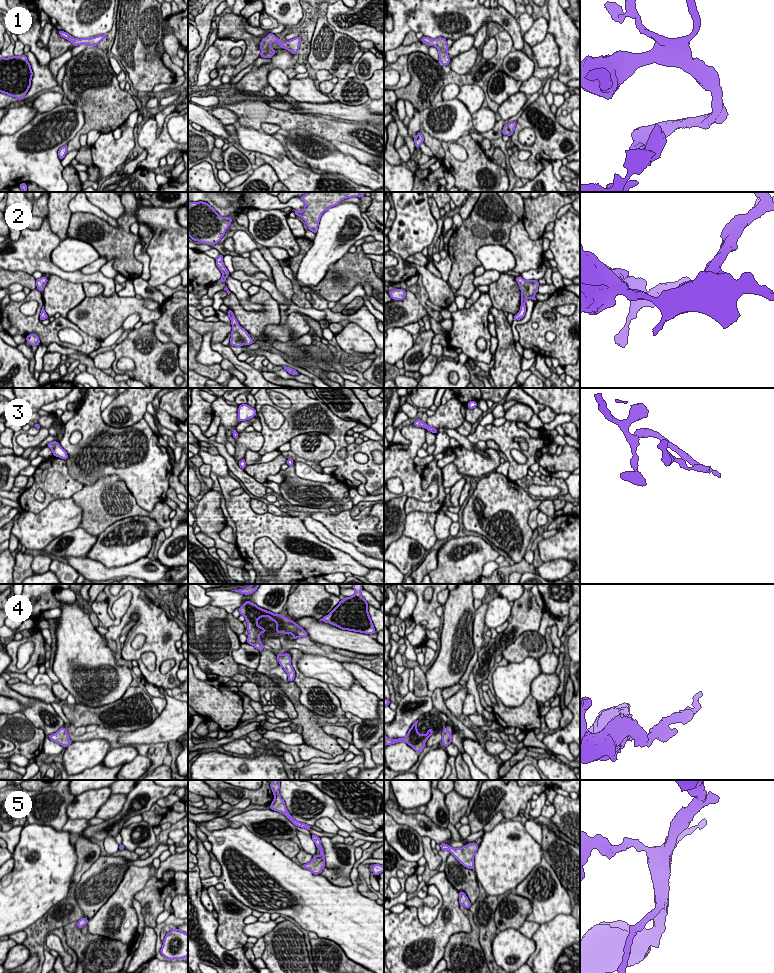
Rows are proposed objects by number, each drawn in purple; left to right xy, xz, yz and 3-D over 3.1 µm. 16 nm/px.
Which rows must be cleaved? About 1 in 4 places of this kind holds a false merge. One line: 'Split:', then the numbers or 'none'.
Split: none

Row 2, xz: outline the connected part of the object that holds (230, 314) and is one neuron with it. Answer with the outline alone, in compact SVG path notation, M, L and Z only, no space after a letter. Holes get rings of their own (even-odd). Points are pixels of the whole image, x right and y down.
M231 309L228 310L227 315L230 318L232 325L232 331L231 331L232 335L229 344L231 346L241 347L243 345L251 345L255 343L248 334L248 332L239 325Z

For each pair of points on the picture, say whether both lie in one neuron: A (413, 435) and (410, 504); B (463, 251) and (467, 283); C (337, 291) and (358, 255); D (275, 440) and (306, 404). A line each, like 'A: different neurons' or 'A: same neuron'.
A: different neurons
B: different neurons
C: same neuron
D: same neuron

